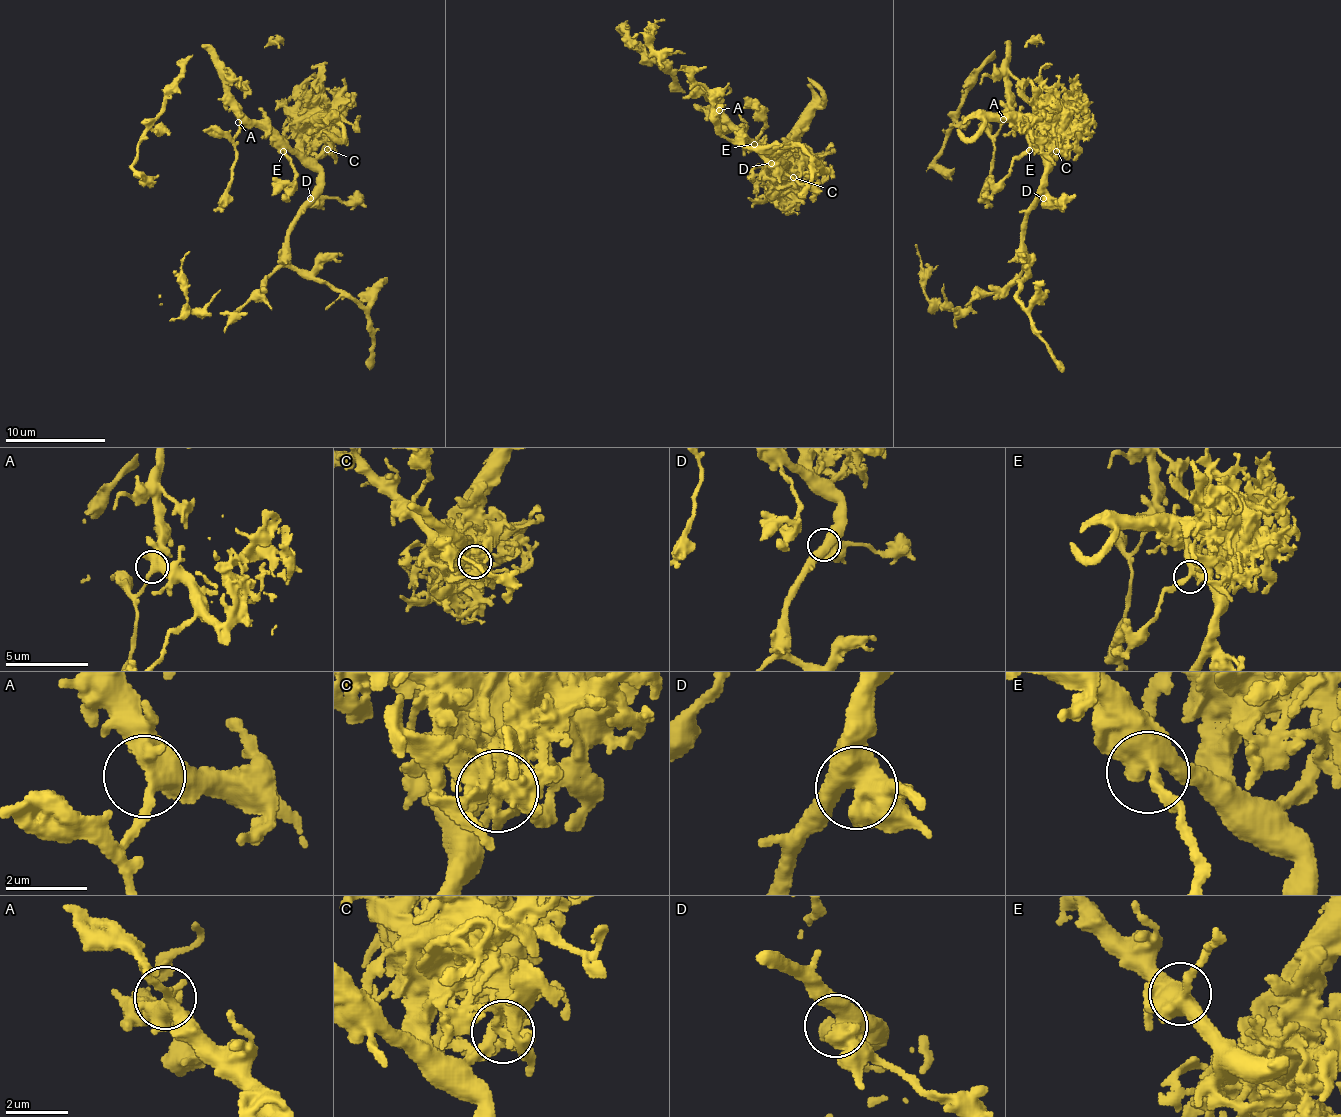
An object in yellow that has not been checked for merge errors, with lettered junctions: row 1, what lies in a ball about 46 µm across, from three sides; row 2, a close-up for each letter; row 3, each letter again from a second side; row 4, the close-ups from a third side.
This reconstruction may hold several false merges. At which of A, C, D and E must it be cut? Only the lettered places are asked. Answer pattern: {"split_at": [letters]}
{"split_at": ["C"]}

